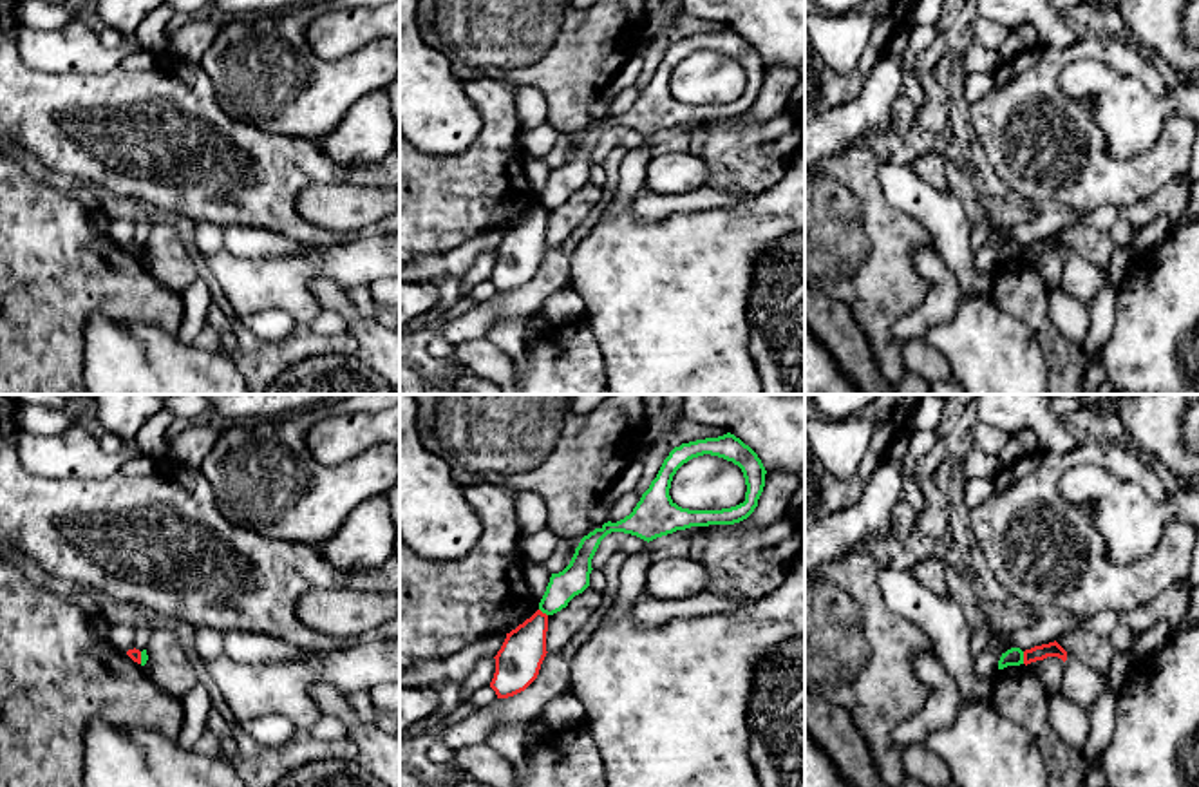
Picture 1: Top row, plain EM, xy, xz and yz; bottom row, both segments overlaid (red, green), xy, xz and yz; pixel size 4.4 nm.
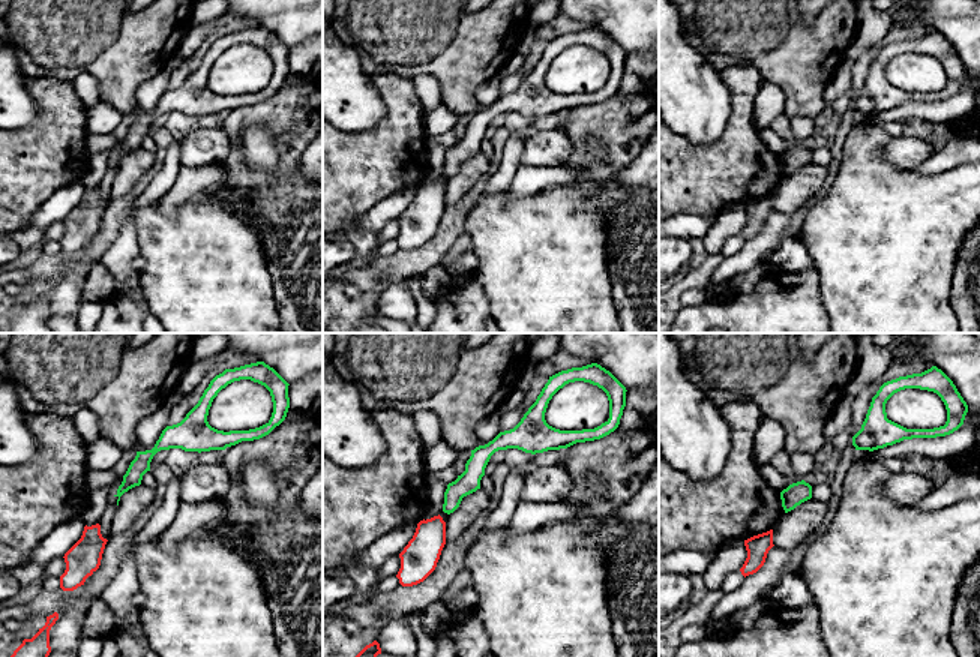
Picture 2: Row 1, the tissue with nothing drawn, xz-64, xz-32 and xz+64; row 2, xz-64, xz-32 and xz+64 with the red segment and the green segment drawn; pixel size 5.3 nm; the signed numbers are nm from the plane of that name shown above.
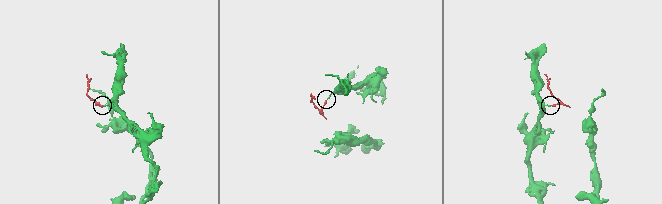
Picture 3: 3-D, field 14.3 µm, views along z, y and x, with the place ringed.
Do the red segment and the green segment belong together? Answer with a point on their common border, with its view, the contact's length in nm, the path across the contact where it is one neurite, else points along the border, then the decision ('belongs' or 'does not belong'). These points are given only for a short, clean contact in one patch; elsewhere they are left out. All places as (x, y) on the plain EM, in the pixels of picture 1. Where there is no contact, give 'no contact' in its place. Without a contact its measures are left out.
yz (1024, 252) | 60 nm | along yz (1022, 246), (1024, 257) | does not belong

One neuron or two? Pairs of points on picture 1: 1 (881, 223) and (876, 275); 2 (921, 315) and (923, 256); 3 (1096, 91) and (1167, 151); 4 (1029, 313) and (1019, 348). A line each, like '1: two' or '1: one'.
1: one
2: one
3: two
4: two

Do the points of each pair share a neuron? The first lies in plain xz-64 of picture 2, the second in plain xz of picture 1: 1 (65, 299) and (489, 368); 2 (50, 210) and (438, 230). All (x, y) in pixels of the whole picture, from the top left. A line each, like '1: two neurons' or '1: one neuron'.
1: one neuron
2: two neurons

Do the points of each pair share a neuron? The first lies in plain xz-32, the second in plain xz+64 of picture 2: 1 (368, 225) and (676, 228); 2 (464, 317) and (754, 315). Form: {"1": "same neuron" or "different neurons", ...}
{"1": "same neuron", "2": "same neuron"}

